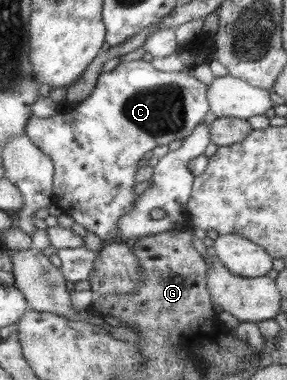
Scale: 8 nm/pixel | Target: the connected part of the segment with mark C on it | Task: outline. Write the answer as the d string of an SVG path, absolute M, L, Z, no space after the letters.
M132 60L127 62L121 62L113 70L102 73L95 83L95 87L91 92L91 95L77 104L77 107L68 105L63 108L62 111L55 112L52 116L47 118L40 118L31 116L31 119L25 125L24 133L26 137L32 141L32 143L40 150L43 154L46 154L52 159L54 164L54 181L53 181L53 202L52 204L57 206L64 215L71 216L75 222L80 223L87 229L92 231L99 237L103 243L109 243L113 241L122 241L117 233L117 222L123 216L126 215L134 207L133 195L135 194L134 188L137 184L135 181L135 174L141 163L144 161L144 155L149 151L152 151L159 146L167 146L172 141L185 140L189 138L189 135L193 133L193 129L196 128L199 123L204 123L205 115L209 113L210 105L207 101L207 90L208 85L199 81L190 75L189 72L183 71L172 71L164 72L159 71L153 67L152 62L145 60Z

